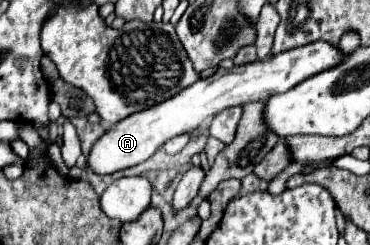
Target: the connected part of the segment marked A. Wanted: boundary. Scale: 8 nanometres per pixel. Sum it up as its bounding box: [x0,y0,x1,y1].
[84,41,344,175]

